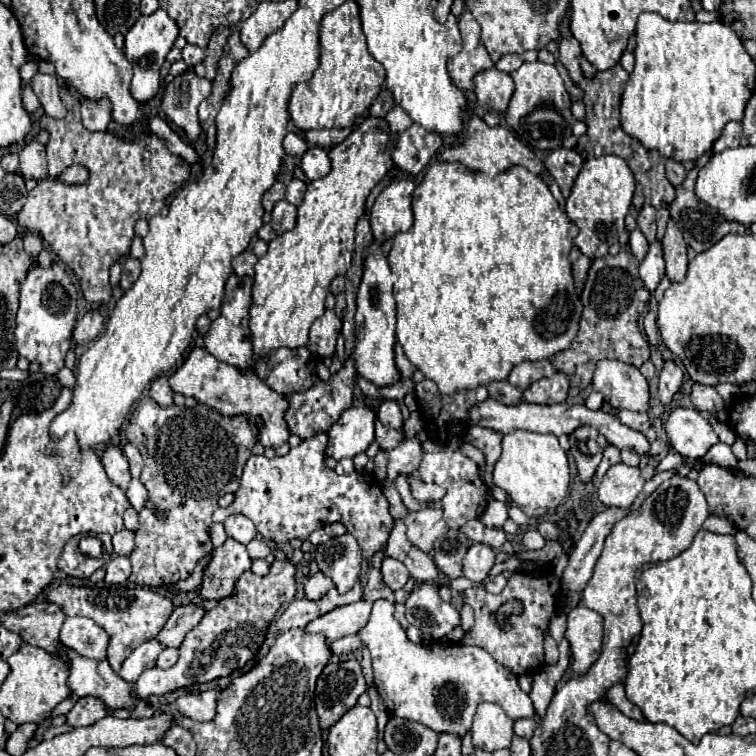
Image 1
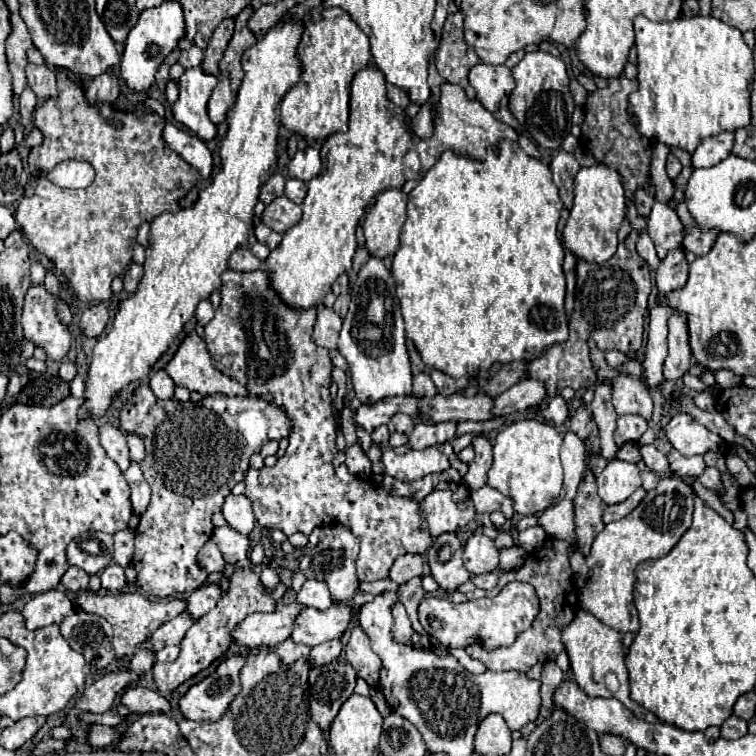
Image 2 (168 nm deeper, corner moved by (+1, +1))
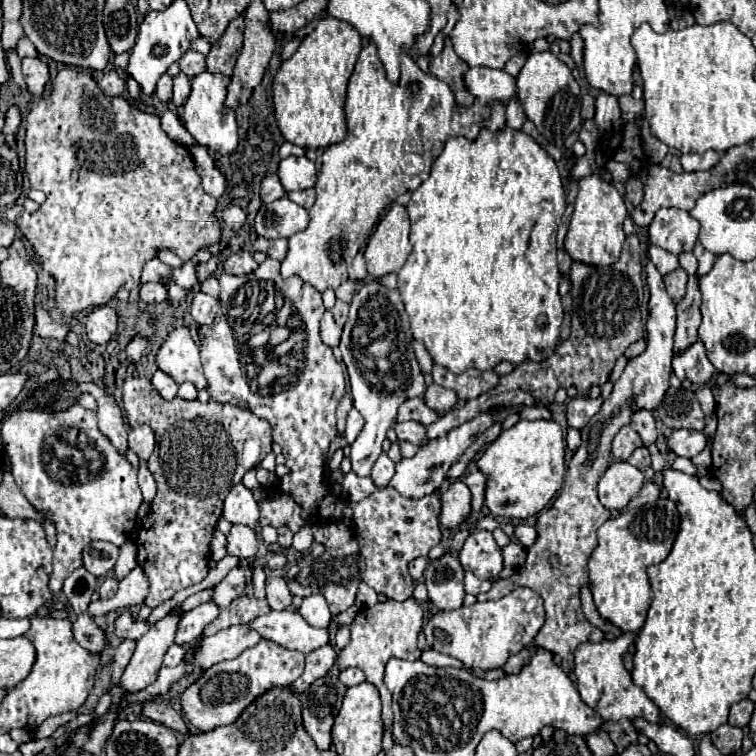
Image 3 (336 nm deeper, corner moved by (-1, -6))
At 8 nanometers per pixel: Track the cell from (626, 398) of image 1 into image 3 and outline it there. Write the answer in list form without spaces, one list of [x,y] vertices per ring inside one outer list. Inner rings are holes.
[[[639,410],[637,414],[633,414],[631,418],[631,428],[641,436],[643,444],[649,446],[655,442],[657,432],[655,432],[655,418],[649,410]]]

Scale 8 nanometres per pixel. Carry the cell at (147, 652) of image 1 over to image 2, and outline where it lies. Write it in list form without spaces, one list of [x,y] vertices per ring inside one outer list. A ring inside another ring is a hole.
[[[181,613],[177,615],[175,619],[171,619],[169,623],[161,625],[153,635],[151,635],[151,651],[157,653],[159,649],[167,647],[167,645],[179,645],[183,635],[187,633],[187,629],[193,625],[195,621],[187,615],[187,613]]]

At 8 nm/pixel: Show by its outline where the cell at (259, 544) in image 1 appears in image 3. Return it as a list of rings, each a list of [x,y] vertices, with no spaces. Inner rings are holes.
[[[261,566],[253,572],[253,596],[259,600],[265,598],[265,570]]]

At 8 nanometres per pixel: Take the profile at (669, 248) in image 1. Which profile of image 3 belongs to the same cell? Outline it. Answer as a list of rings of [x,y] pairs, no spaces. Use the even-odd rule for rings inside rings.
[[[677,268],[677,270],[673,270],[671,274],[667,274],[663,280],[665,280],[665,288],[667,288],[667,294],[671,296],[671,300],[681,302],[681,298],[685,296],[687,272],[685,272],[683,268]]]

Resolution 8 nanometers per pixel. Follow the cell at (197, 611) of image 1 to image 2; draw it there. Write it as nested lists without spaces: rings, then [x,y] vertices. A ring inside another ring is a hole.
[[[207,585],[207,587],[201,587],[199,591],[193,591],[187,599],[185,599],[185,603],[187,603],[187,607],[185,607],[185,613],[191,617],[191,619],[199,619],[199,617],[203,617],[207,611],[211,611],[215,605],[217,605],[217,601],[221,599],[221,589],[217,587],[217,585]]]

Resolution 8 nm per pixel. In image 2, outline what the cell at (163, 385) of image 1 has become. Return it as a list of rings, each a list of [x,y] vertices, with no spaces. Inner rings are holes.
[[[157,371],[151,381],[151,391],[159,397],[159,399],[173,399],[173,389],[175,389],[175,383],[173,379],[165,373],[165,371]]]

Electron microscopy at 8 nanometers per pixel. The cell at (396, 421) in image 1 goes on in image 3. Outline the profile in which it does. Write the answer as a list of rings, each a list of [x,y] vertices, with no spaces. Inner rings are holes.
[[[397,422],[395,424],[395,432],[397,432],[397,438],[399,440],[407,440],[415,446],[419,446],[427,436],[425,436],[425,426],[419,424],[419,422]]]

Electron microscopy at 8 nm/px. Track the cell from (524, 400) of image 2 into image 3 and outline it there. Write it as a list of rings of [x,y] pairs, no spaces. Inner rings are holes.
[[[493,410],[493,412],[483,412],[479,416],[475,416],[473,420],[453,428],[451,432],[447,432],[445,436],[441,438],[433,438],[433,440],[427,440],[425,444],[419,446],[417,454],[413,458],[401,458],[399,462],[395,462],[395,476],[391,478],[391,486],[405,498],[423,498],[423,496],[429,496],[433,492],[439,492],[441,486],[447,482],[447,472],[449,468],[463,456],[463,452],[475,442],[475,438],[479,434],[483,434],[491,424],[493,424],[493,418],[499,410]]]

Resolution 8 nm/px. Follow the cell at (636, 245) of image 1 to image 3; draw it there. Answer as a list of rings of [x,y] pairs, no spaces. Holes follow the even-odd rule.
[[[649,246],[649,258],[655,262],[655,266],[661,274],[669,274],[675,268],[679,268],[679,258],[659,246]]]

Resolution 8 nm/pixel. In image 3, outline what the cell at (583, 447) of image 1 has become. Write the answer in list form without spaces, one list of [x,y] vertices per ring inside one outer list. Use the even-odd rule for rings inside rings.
[[[571,398],[567,402],[567,422],[569,426],[581,430],[585,426],[585,422],[589,422],[589,418],[593,414],[597,414],[597,410],[601,408],[603,398]]]

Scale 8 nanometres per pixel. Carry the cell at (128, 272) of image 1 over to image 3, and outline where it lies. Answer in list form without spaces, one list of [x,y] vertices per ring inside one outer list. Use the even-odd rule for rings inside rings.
[[[143,284],[139,290],[139,298],[145,304],[159,304],[167,300],[167,288],[163,284]]]

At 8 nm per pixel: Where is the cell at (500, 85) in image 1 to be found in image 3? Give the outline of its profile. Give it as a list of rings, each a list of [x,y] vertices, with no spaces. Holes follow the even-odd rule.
[[[469,68],[465,72],[465,88],[485,104],[493,104],[497,100],[507,102],[515,92],[515,78],[505,70],[493,68]]]

